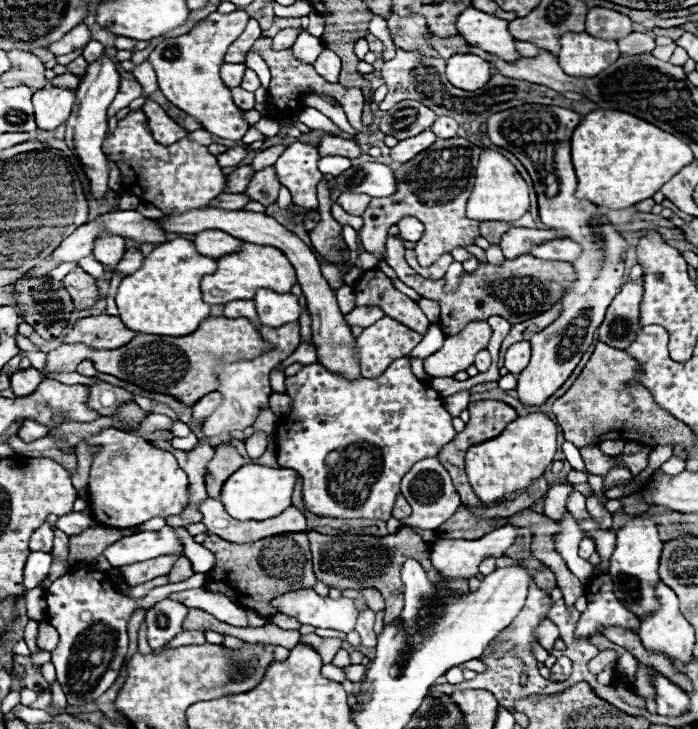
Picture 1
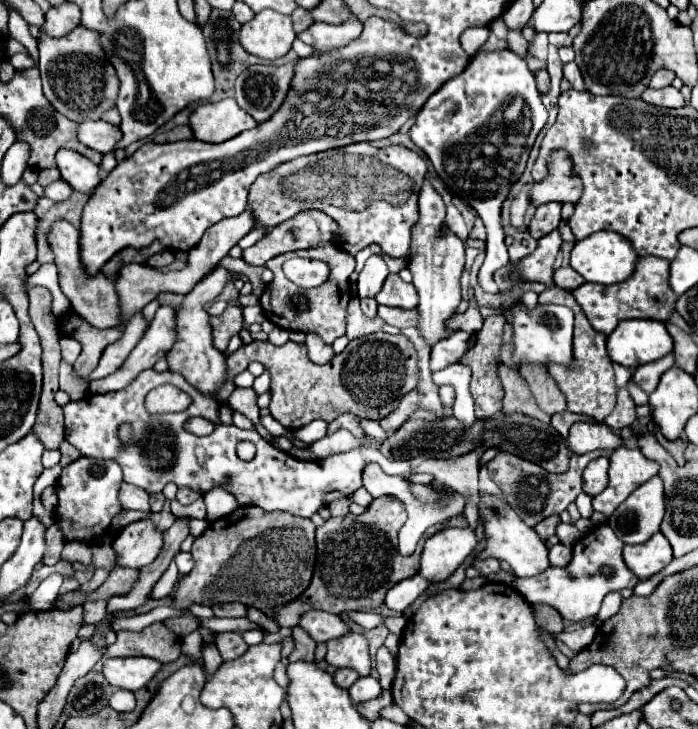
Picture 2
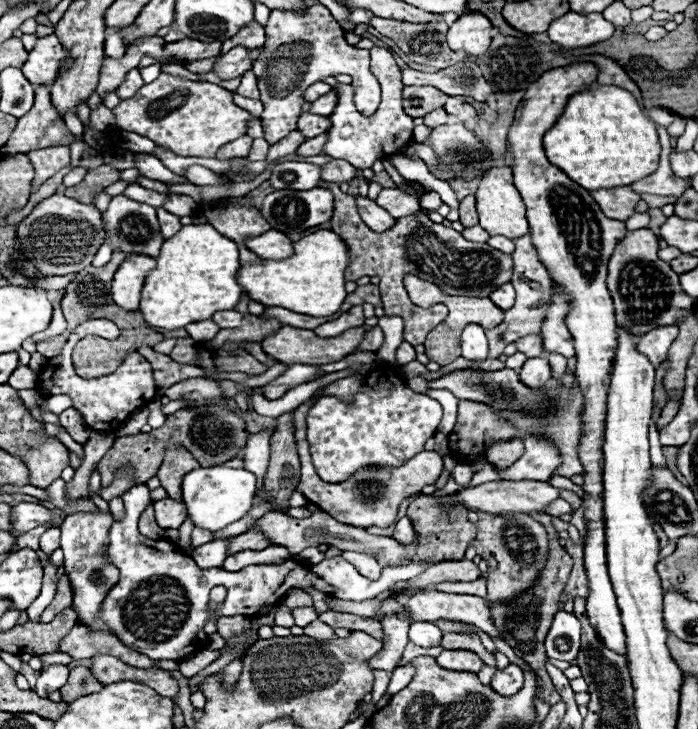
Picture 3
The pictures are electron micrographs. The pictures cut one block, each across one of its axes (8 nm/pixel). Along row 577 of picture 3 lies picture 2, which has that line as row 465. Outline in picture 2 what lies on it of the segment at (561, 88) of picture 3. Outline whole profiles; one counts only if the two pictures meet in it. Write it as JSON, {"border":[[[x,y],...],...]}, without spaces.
{"border":[[[600,456],[592,460],[584,470],[584,492],[588,496],[598,496],[608,484],[608,458]]]}

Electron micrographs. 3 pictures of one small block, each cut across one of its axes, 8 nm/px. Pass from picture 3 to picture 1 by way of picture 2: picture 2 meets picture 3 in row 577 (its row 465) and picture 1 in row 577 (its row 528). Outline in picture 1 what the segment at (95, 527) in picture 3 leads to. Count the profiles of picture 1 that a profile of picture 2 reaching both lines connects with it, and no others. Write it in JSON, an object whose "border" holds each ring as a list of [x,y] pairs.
{"border":[[[90,566],[74,568],[60,576],[60,580],[52,582],[48,588],[50,596],[46,596],[46,620],[60,634],[60,642],[52,650],[52,664],[68,698],[68,706],[84,708],[114,684],[128,650],[128,622],[136,610],[148,610],[152,604],[168,598],[172,592],[199,588],[205,583],[206,574],[194,573],[188,580],[156,587],[143,600],[134,600],[116,592],[106,574],[92,570]]]}

